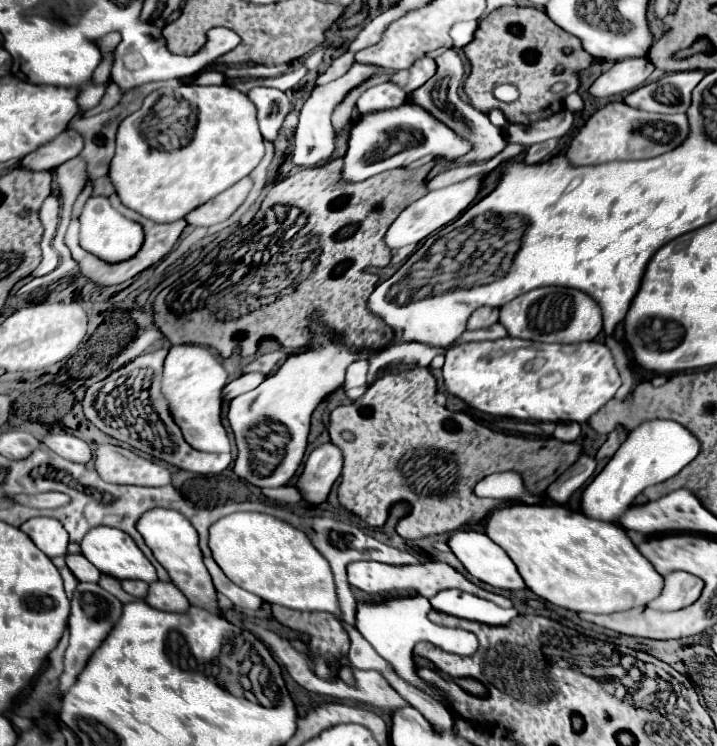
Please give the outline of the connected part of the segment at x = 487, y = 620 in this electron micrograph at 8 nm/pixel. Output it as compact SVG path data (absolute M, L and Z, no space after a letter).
M443 590L441 594L433 596L429 602L435 610L441 610L445 614L465 620L475 620L489 626L505 626L517 616L515 608L505 610L489 600L483 600L479 596L461 590Z

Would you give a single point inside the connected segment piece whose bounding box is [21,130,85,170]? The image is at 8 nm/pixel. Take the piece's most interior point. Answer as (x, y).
(47, 157)

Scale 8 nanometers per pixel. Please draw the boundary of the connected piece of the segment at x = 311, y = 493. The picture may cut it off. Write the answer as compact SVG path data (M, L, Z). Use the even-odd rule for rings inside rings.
M331 442L321 444L309 454L295 488L301 492L307 504L311 506L321 504L327 500L327 494L333 482L339 478L341 468L343 468L343 454L339 452L339 448L333 446Z

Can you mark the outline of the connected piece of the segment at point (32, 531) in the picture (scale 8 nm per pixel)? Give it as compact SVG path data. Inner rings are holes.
M31 518L19 526L33 542L35 546L47 554L49 558L55 556L65 556L67 554L67 544L69 536L61 528L59 520L53 518Z

